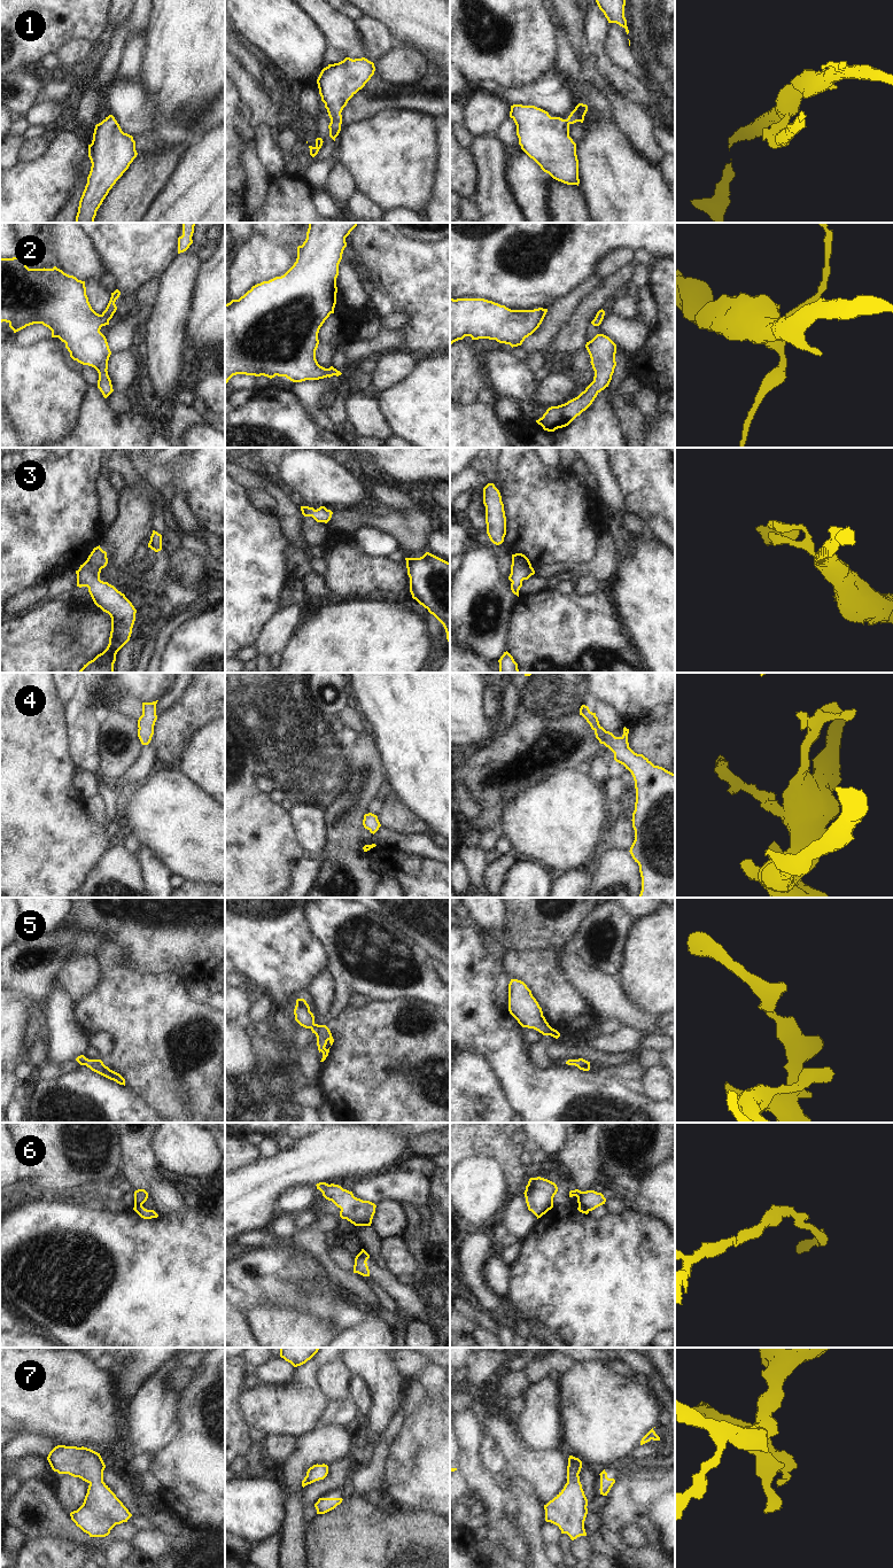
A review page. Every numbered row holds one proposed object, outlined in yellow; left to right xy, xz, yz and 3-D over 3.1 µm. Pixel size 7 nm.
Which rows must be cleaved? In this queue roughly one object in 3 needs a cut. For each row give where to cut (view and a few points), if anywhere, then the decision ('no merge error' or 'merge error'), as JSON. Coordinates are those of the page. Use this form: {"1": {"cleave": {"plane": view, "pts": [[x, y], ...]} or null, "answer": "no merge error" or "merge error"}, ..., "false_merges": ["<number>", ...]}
{"1": {"cleave": null, "answer": "no merge error"}, "2": {"cleave": null, "answer": "no merge error"}, "3": {"cleave": null, "answer": "no merge error"}, "4": {"cleave": null, "answer": "no merge error"}, "5": {"cleave": null, "answer": "no merge error"}, "6": {"cleave": {"plane": "xy", "pts": [[134, 1204], [141, 1206]]}, "answer": "merge error"}, "7": {"cleave": null, "answer": "no merge error"}, "false_merges": ["6"]}

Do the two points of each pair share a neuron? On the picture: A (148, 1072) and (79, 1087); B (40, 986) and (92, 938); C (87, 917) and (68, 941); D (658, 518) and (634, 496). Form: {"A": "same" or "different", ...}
{"A": "different", "B": "same", "C": "different", "D": "same"}

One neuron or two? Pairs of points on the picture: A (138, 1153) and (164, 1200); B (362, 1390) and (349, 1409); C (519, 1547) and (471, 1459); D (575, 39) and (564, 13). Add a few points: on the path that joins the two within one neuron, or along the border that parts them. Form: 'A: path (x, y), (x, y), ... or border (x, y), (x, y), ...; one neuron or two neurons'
A: path (138, 1164), (140, 1170), (157, 1188); one neuron
B: border (348, 1396), (358, 1410); two neurons
C: path (502, 1526), (495, 1508), (495, 1498), (481, 1481); one neuron
D: path (575, 32), (575, 25), (571, 20); one neuron

